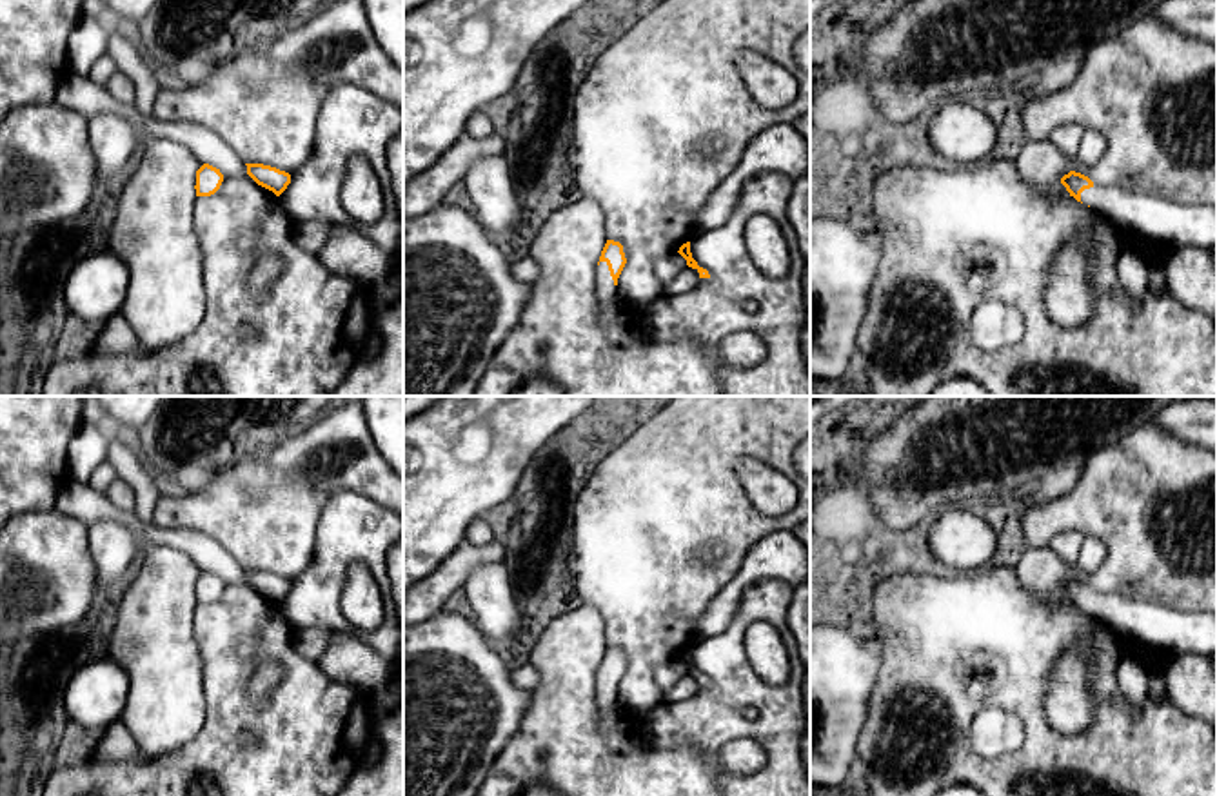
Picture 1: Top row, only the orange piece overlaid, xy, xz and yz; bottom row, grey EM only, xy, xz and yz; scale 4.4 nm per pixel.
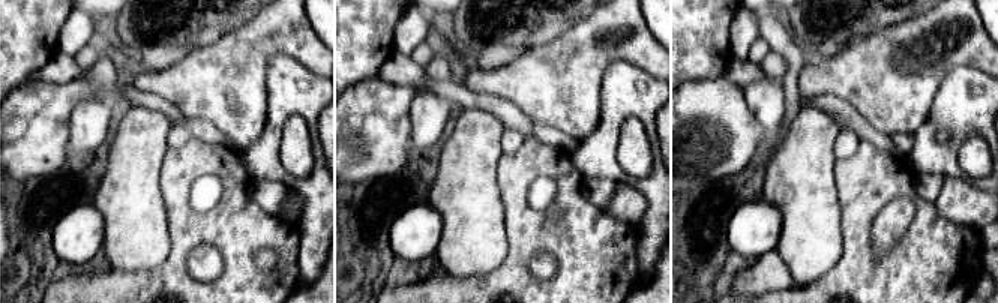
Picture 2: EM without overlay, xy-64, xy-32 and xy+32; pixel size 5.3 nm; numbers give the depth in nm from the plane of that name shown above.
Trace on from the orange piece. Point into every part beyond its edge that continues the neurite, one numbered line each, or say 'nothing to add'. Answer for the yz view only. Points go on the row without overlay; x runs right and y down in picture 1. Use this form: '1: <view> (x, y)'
1: yz (1137, 620)

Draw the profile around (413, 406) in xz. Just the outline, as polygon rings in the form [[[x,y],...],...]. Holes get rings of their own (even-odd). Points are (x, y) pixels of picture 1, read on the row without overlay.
[[[403,396],[403,422],[425,413],[445,396]]]

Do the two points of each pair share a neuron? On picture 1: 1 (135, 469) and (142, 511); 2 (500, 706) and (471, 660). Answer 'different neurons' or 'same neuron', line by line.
1: same neuron
2: same neuron

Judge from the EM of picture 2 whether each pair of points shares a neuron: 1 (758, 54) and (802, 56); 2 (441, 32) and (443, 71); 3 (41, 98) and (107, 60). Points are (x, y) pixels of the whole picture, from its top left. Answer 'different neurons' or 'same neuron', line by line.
1: different neurons
2: different neurons
3: same neuron

